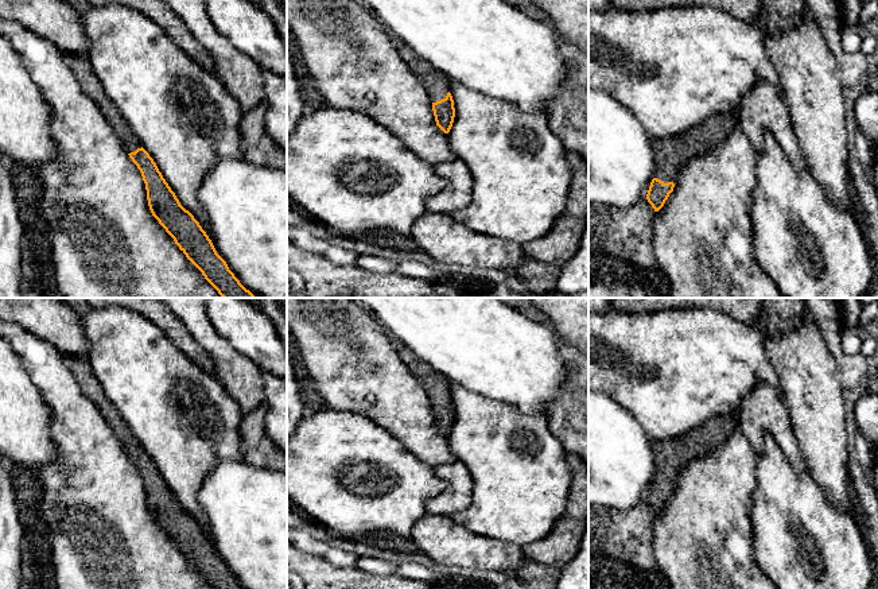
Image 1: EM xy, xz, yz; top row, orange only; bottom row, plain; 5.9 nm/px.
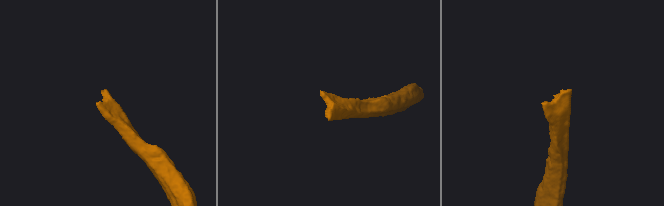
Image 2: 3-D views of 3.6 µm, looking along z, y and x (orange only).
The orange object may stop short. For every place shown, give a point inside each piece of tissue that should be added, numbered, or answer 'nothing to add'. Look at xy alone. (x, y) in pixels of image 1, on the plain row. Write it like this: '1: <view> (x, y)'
1: xy (81, 369)

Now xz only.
1: xz (435, 384)

